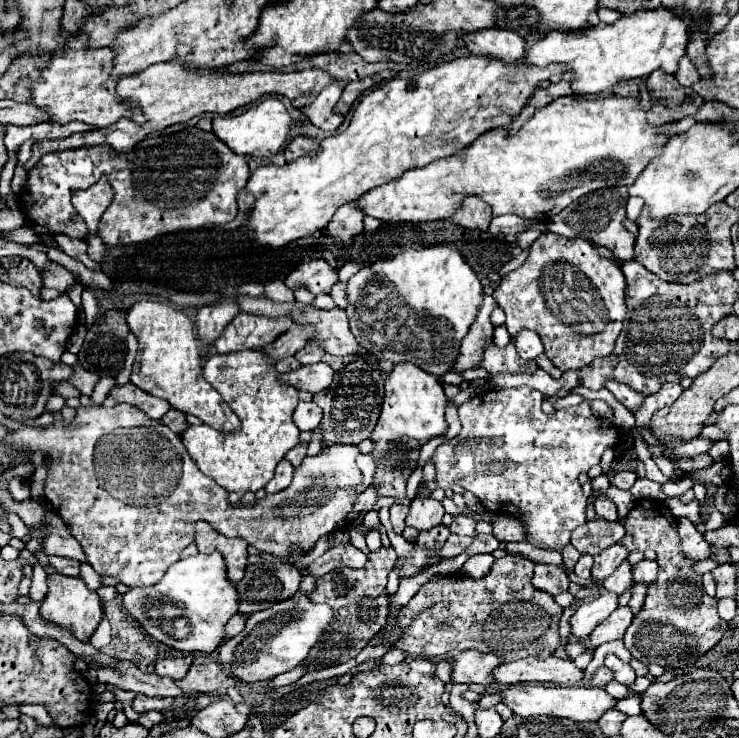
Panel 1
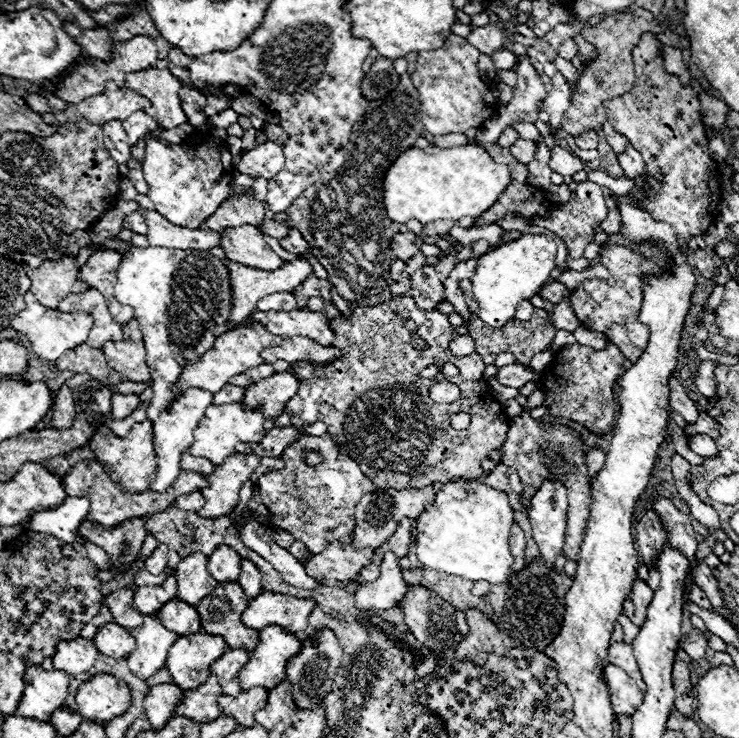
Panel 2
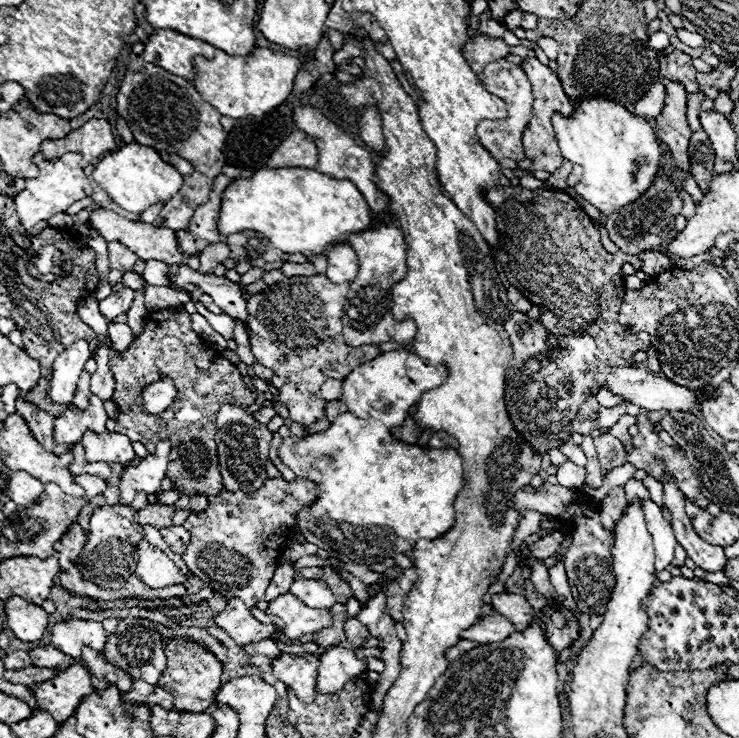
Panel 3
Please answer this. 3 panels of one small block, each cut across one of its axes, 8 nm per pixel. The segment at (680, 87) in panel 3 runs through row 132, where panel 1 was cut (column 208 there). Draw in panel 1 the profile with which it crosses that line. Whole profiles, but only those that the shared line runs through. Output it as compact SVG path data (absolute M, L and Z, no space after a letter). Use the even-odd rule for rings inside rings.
M198 654L190 666L190 672L186 678L176 682L180 690L186 694L192 692L226 692L236 684L234 678L230 678L220 664L216 664L210 656Z

